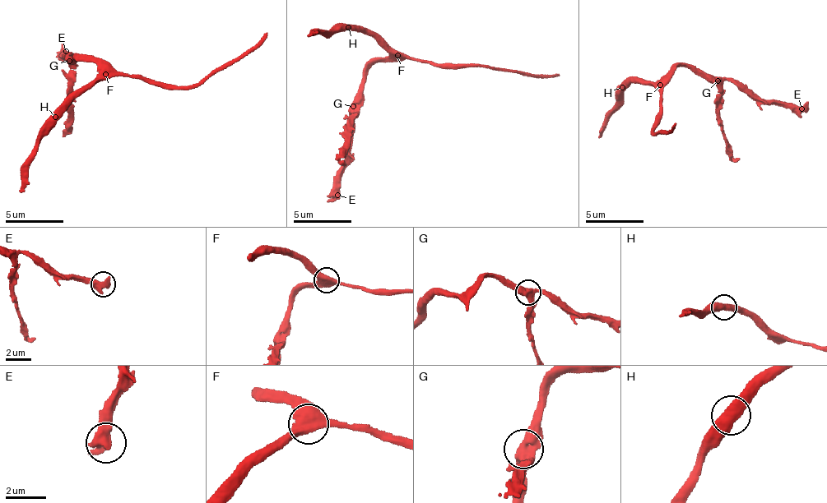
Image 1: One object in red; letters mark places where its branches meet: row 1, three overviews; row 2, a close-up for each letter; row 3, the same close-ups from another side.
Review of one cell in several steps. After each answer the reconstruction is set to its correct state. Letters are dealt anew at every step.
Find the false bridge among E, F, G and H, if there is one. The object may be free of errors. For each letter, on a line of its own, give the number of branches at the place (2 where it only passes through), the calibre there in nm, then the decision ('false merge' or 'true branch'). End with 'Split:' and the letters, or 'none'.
E: 1 | 750 nm | true branch
F: 3 | 500 nm | true branch
G: 3 | 440 nm | true branch
H: 2 | 500 nm | true branch
Split: none

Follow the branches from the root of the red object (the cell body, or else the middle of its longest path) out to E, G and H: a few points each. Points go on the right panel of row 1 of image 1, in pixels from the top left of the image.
E: (669, 80), (674, 68), (684, 65), (693, 66), (714, 76), (731, 79), (758, 98), (802, 108)
G: (669, 80), (674, 68), (684, 65), (699, 68), (717, 80)
H: (669, 80), (652, 83), (640, 78), (622, 87)

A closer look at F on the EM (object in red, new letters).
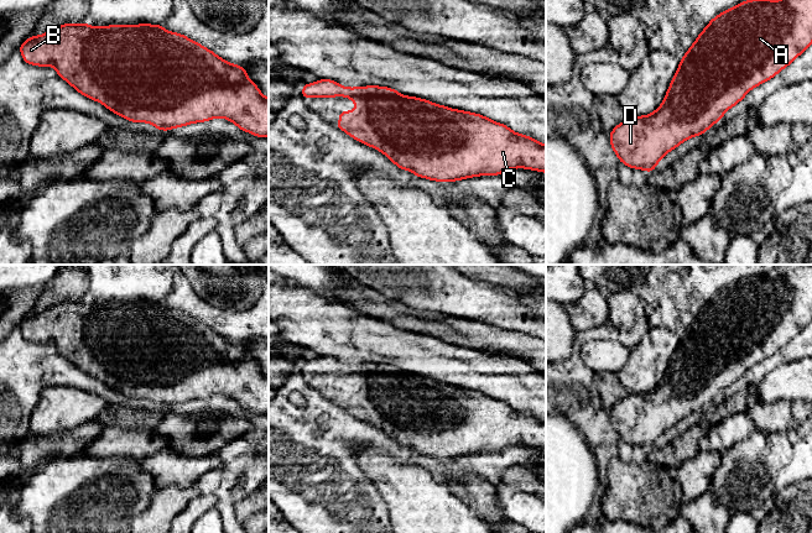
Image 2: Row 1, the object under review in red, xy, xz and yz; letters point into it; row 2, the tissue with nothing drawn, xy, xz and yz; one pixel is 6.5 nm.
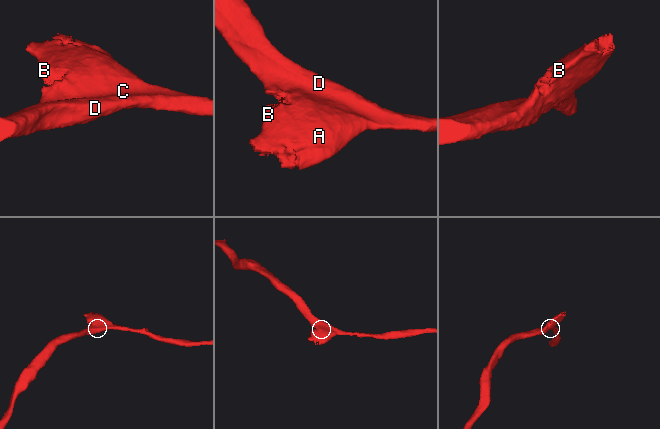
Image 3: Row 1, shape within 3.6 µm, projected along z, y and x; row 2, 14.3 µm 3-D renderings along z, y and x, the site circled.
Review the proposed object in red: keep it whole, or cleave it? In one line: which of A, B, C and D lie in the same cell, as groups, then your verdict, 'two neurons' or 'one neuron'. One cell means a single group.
A B C D; one neuron

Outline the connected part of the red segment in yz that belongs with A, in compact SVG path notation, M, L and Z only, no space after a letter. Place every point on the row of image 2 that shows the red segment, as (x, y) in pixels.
M748 0L720 12L706 26L686 52L657 110L646 116L629 116L609 134L620 162L635 169L655 171L659 161L685 140L701 136L749 90L770 80L812 45L812 0Z

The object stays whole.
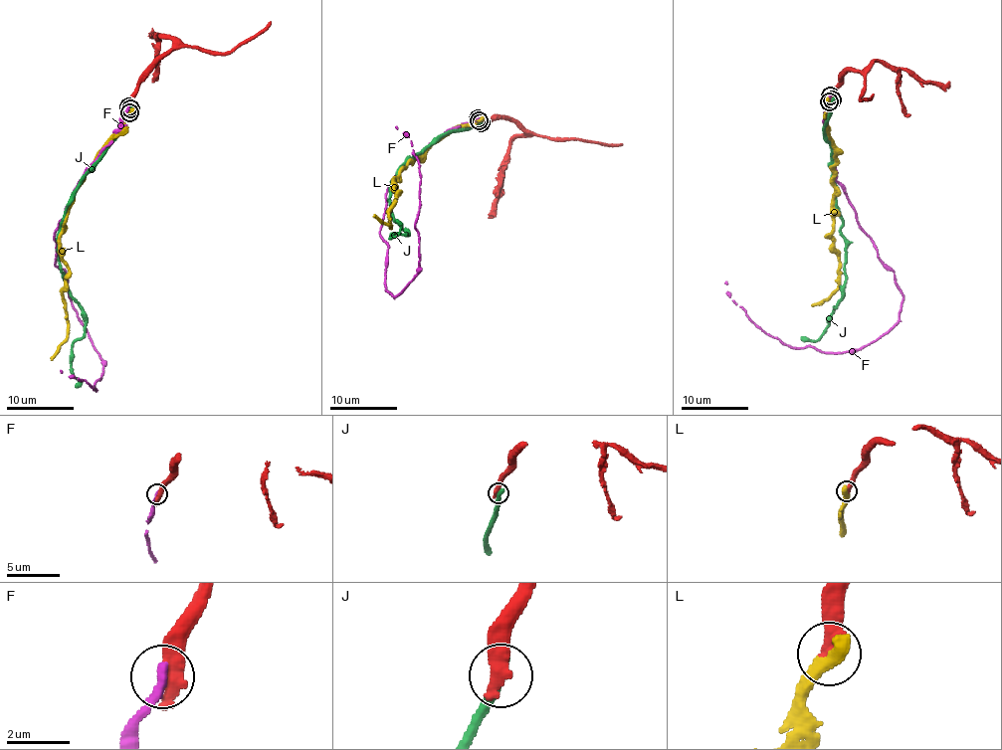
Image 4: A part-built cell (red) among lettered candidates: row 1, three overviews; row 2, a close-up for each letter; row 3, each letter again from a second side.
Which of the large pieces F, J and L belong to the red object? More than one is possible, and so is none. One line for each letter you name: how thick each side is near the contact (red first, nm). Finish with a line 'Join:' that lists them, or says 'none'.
L: 360/550 nm
Join: L

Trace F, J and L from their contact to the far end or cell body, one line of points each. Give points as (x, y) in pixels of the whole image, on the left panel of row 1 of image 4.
F: (128, 107), (55, 232), (56, 267), (65, 272), (71, 304), (103, 366), (100, 380), (96, 392), (60, 371)
J: (130, 108), (83, 178), (58, 235), (61, 272), (85, 324), (73, 343), (71, 365), (81, 384), (75, 385)
L: (130, 112), (87, 172), (65, 222), (60, 257), (68, 270), (62, 293), (66, 338), (51, 359)

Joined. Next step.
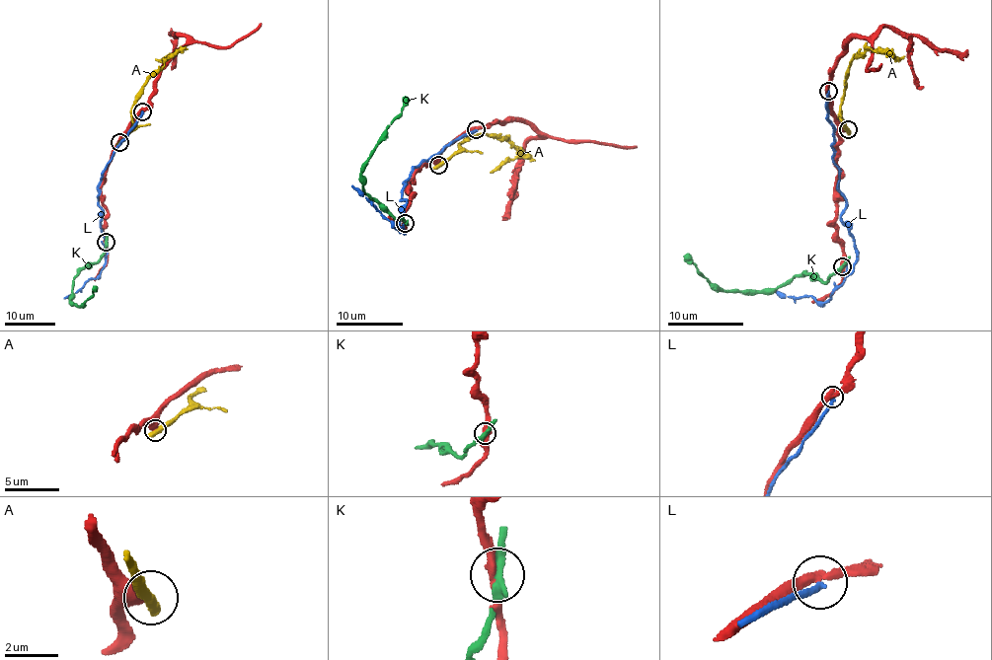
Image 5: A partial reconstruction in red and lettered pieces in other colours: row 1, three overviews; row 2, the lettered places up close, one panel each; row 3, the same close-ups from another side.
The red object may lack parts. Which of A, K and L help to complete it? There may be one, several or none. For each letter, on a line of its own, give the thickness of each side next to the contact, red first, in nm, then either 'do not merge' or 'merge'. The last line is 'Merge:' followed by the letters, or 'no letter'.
A: calibres 600 and 500 nm; do not merge
K: calibres 320 and 400 nm; do not merge
L: calibres 360 and 220 nm; do not merge
Merge: no letter

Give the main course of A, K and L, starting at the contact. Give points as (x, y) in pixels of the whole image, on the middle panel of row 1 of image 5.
A: (438, 164), (470, 136), (494, 134), (508, 141), (517, 156), (491, 173)
K: (406, 223), (363, 192), (362, 164), (401, 113), (406, 97)
L: (476, 129), (414, 167), (404, 186), (404, 234), (351, 185)

